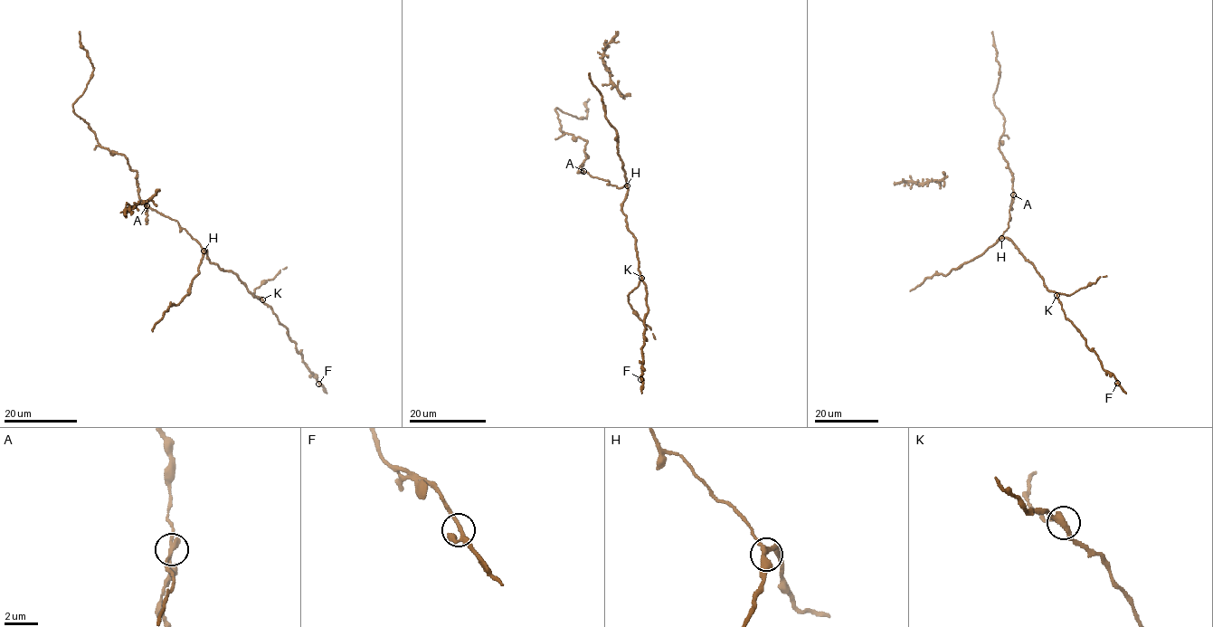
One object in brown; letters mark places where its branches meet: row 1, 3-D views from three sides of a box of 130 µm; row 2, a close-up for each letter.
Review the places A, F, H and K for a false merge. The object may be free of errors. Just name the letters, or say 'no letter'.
A

